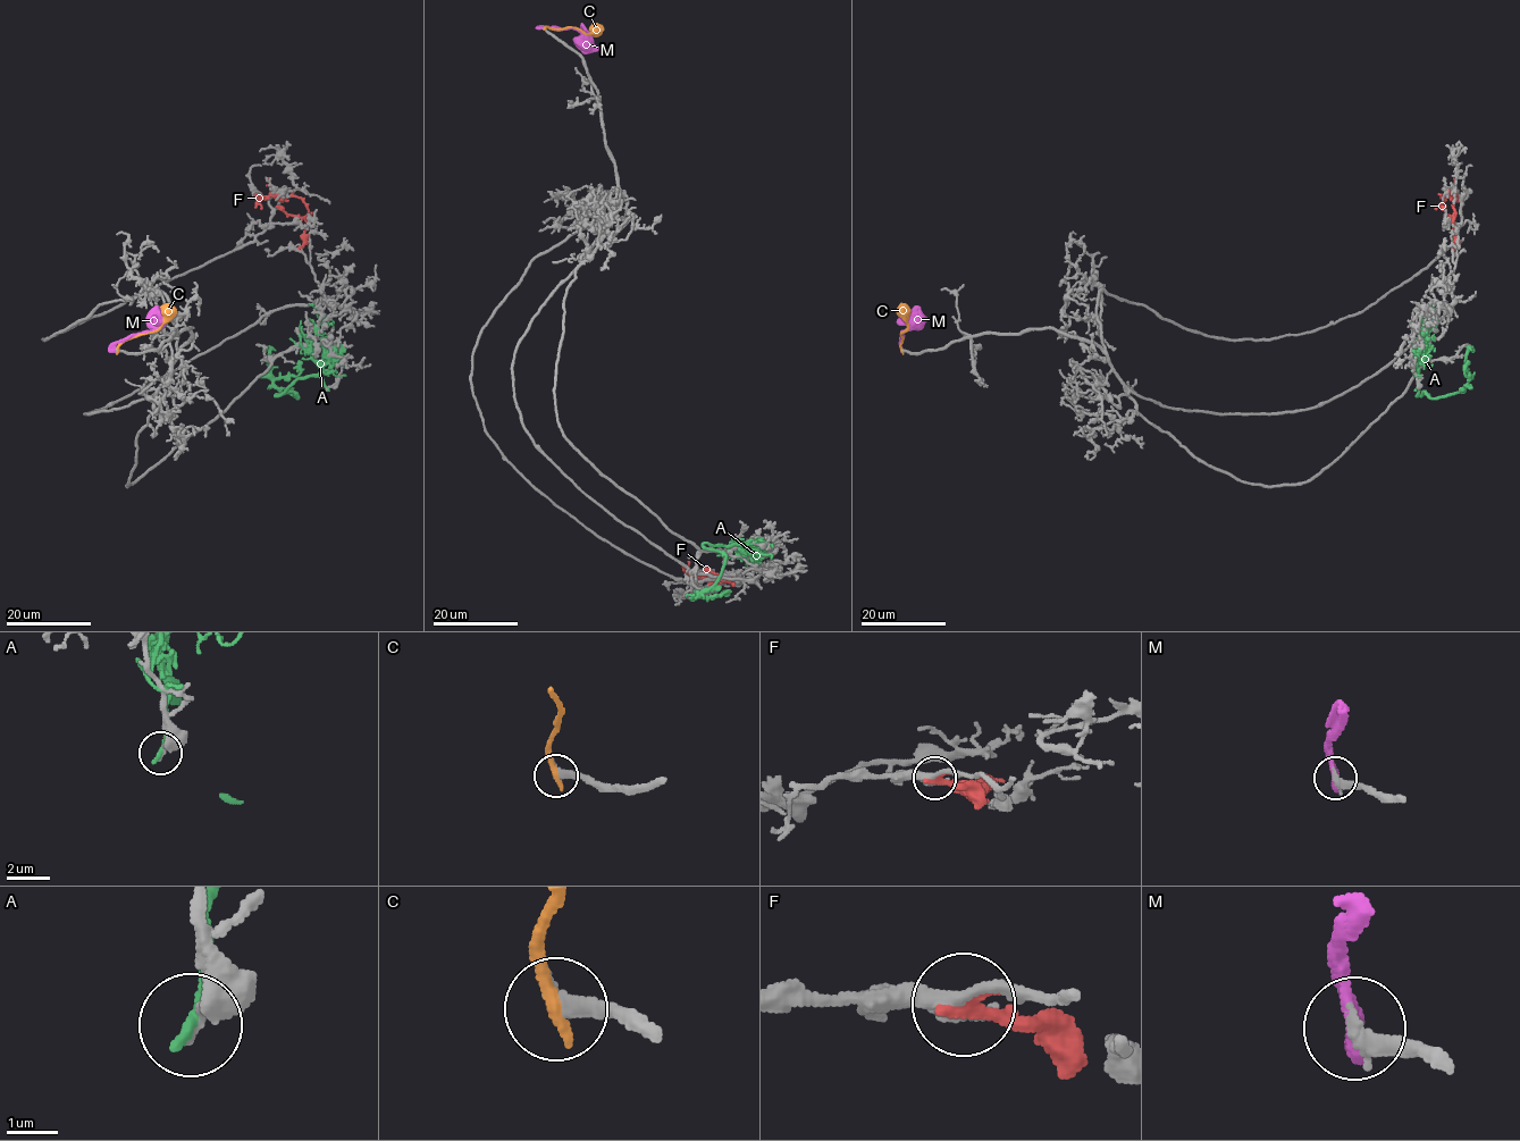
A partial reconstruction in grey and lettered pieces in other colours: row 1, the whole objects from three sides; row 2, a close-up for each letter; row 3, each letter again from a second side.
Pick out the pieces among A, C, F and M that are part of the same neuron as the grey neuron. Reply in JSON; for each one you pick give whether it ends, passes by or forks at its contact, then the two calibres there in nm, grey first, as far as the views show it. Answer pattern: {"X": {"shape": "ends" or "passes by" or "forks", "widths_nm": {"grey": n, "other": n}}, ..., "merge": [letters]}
{"M": {"shape": "ends", "widths_nm": {"grey": 300, "other": 600}}, "merge": ["M"]}

